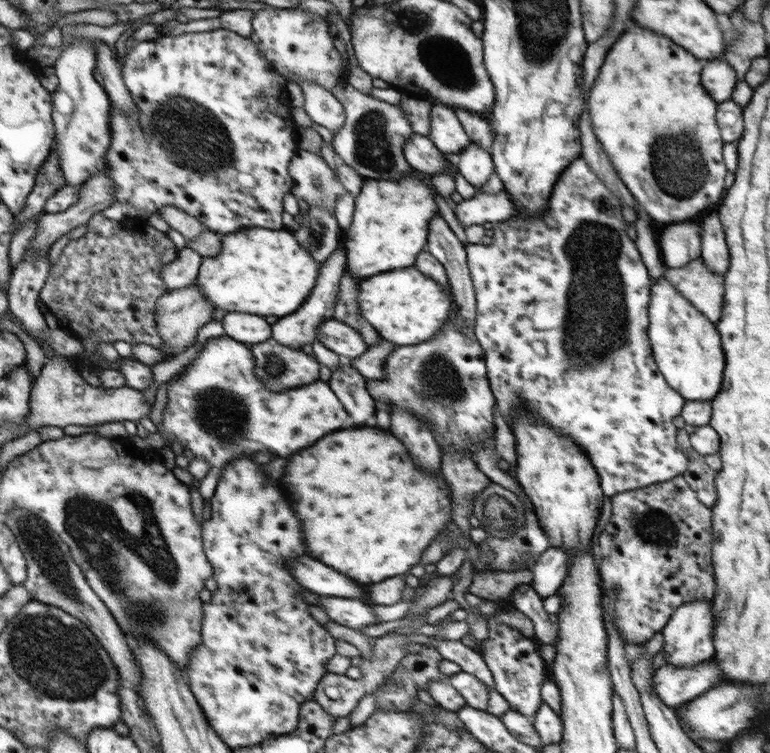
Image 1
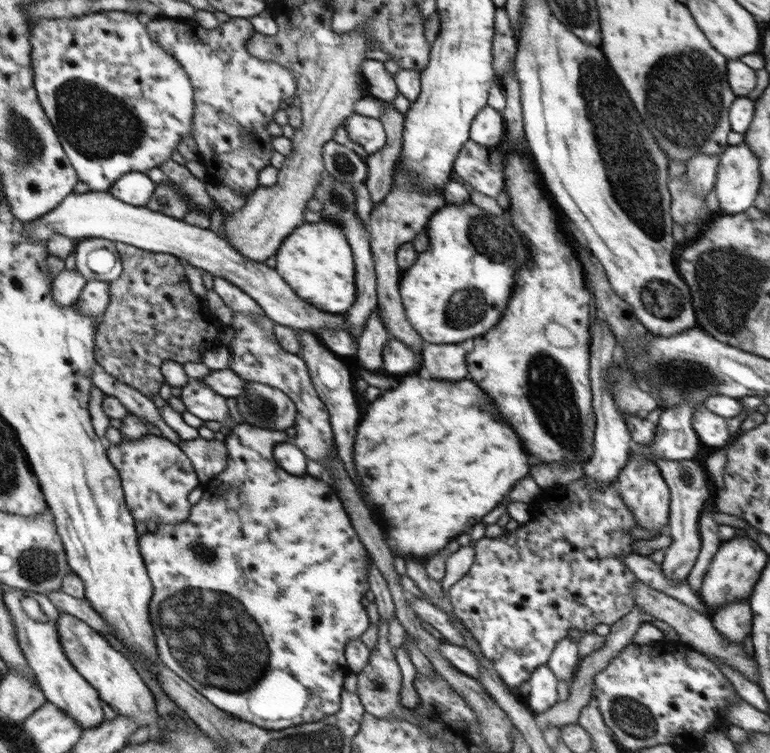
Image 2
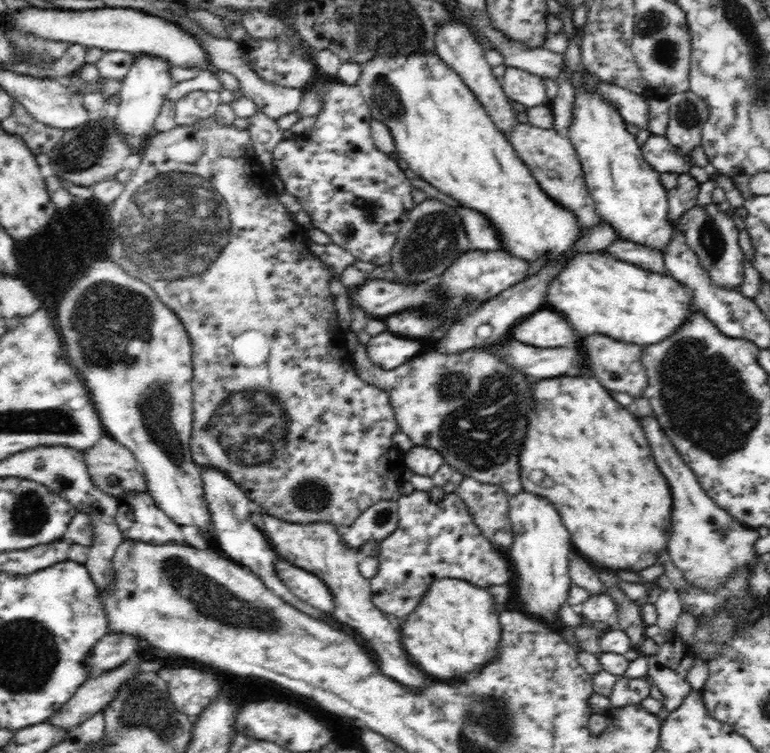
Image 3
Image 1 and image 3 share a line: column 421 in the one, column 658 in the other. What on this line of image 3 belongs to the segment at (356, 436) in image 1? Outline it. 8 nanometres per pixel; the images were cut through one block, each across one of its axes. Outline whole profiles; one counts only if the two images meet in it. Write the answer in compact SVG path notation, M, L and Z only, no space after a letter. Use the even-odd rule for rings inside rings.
M560 376L534 384L534 400L546 402L542 426L530 426L520 452L520 476L524 490L546 496L560 512L573 546L591 564L603 570L640 572L658 563L660 552L668 544L668 526L672 516L672 494L664 476L660 476L652 458L646 434L638 419L620 405L611 392L594 377Z

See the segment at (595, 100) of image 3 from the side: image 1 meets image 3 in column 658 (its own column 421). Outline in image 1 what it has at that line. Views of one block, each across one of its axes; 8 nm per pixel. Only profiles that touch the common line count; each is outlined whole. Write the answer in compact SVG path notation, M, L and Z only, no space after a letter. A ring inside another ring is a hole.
M409 172L404 178L390 180L366 179L355 198L352 224L343 231L346 268L350 276L360 280L414 266L416 257L426 249L428 224L438 213L430 174Z

